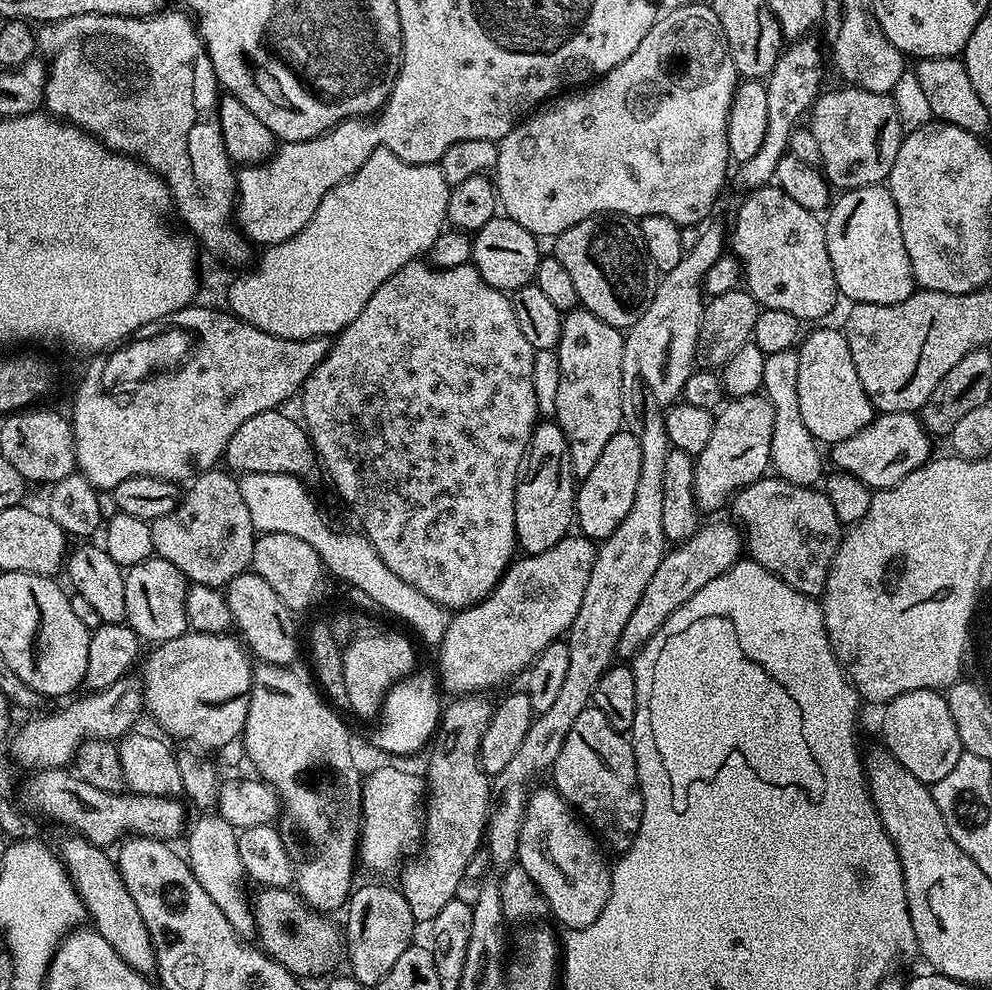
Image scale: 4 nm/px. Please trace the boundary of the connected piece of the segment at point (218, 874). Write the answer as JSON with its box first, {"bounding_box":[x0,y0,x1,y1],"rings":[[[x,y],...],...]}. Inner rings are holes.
{"bounding_box":[186,814,256,938],"rings":[[[212,814],[212,816],[198,817],[193,824],[191,821],[186,832],[187,836],[188,869],[192,871],[202,890],[210,894],[210,898],[214,900],[214,906],[218,906],[218,910],[226,914],[230,926],[234,926],[236,933],[245,938],[251,937],[256,931],[256,919],[252,917],[250,896],[244,893],[244,888],[240,885],[242,882],[245,883],[246,877],[242,858],[238,858],[237,829],[232,828],[230,822],[226,822],[219,814]]]}

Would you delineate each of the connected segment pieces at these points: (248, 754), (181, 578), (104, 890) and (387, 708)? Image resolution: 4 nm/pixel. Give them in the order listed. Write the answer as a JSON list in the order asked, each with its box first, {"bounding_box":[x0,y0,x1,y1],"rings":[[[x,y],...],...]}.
[{"bounding_box":[242,663,362,914],"rings":[[[257,663],[252,669],[252,692],[248,695],[248,713],[242,733],[244,756],[246,760],[256,767],[255,775],[275,790],[282,801],[282,815],[278,820],[278,828],[283,833],[284,849],[295,865],[294,888],[299,895],[303,896],[305,904],[309,908],[315,908],[317,912],[325,914],[335,913],[335,908],[343,909],[347,905],[353,891],[352,875],[358,869],[358,845],[360,843],[360,789],[362,787],[362,772],[356,769],[356,760],[352,757],[352,744],[348,741],[348,728],[339,711],[328,703],[327,699],[311,683],[307,684],[298,673],[292,672],[291,667],[278,664]]]},{"bounding_box":[124,554,190,642],"rings":[[[154,554],[146,562],[127,569],[124,573],[126,586],[126,623],[136,631],[141,641],[163,642],[183,636],[189,631],[186,618],[186,594],[190,581],[178,566]]]},{"bounding_box":[58,834,156,974],"rings":[[[68,834],[58,847],[60,861],[64,863],[64,868],[68,872],[68,877],[72,879],[72,885],[76,887],[76,892],[80,895],[80,900],[84,903],[84,910],[91,927],[136,972],[148,974],[156,967],[156,955],[150,934],[146,930],[146,922],[142,922],[142,914],[138,914],[138,906],[134,898],[130,898],[130,890],[122,882],[120,872],[116,868],[116,861],[111,855],[108,856],[103,847],[98,844],[91,844],[85,836]]]},{"bounding_box":[372,668,444,756],"rings":[[[422,668],[413,671],[406,679],[398,681],[384,696],[372,742],[378,749],[388,754],[394,756],[414,754],[423,745],[425,747],[439,729],[444,706],[443,703],[440,704],[438,678],[433,669],[431,671]]]}]

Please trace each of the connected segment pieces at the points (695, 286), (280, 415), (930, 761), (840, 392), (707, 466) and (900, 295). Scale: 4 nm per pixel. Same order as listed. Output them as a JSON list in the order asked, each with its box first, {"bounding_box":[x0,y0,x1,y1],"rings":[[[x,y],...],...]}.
[{"bounding_box":[486,223,726,870],"rings":[[[709,223],[704,233],[697,238],[696,241],[691,241],[690,247],[685,251],[682,262],[678,262],[678,266],[674,266],[674,270],[663,273],[659,277],[656,285],[656,293],[654,294],[654,302],[650,302],[650,307],[646,309],[646,314],[642,314],[642,318],[638,318],[638,322],[634,322],[631,328],[624,332],[624,349],[622,350],[622,414],[624,415],[623,427],[630,433],[634,434],[634,438],[638,438],[638,446],[642,446],[642,471],[638,473],[638,490],[634,490],[634,506],[630,506],[630,514],[626,514],[626,518],[622,518],[622,526],[618,526],[618,530],[614,530],[614,534],[610,534],[596,550],[596,561],[590,570],[590,582],[586,582],[586,594],[582,594],[582,606],[578,606],[578,618],[574,618],[572,627],[566,633],[566,643],[570,650],[570,666],[566,673],[560,693],[557,695],[556,700],[550,705],[550,710],[539,713],[533,719],[530,730],[526,730],[526,738],[522,742],[522,746],[518,746],[518,750],[514,753],[514,758],[510,758],[510,762],[497,776],[491,777],[492,793],[490,794],[490,810],[488,811],[488,826],[486,829],[486,852],[492,855],[492,860],[497,864],[500,870],[517,863],[516,851],[518,850],[518,842],[520,841],[520,831],[522,830],[522,822],[524,816],[528,813],[528,799],[532,797],[534,789],[537,787],[540,775],[547,773],[552,767],[552,763],[558,758],[558,754],[562,750],[562,742],[566,742],[566,734],[570,734],[570,726],[574,726],[575,720],[578,719],[578,714],[582,714],[582,710],[586,710],[592,704],[592,695],[594,694],[594,686],[598,686],[598,678],[602,678],[602,674],[606,669],[613,667],[614,661],[617,659],[616,647],[618,646],[618,638],[622,638],[622,630],[626,630],[626,622],[630,622],[630,614],[634,614],[634,606],[638,606],[638,598],[642,598],[642,590],[646,590],[647,584],[650,582],[654,570],[658,570],[658,562],[662,562],[666,551],[666,541],[664,539],[664,531],[662,530],[662,481],[666,475],[666,454],[670,451],[668,442],[668,435],[666,434],[666,418],[665,414],[673,404],[681,399],[684,391],[684,384],[690,378],[690,374],[694,371],[694,365],[697,363],[698,357],[696,354],[696,343],[698,342],[698,330],[702,322],[702,314],[704,313],[704,306],[706,303],[706,293],[704,291],[704,279],[706,278],[706,270],[710,270],[710,266],[714,266],[714,262],[718,262],[720,256],[725,255],[726,252],[726,228],[720,224]]]},{"bounding_box":[222,410,318,478],"rings":[[[273,410],[259,412],[254,414],[254,418],[242,422],[242,426],[234,430],[234,438],[230,438],[222,460],[236,474],[281,472],[289,478],[300,478],[303,472],[311,470],[312,463],[315,465],[318,457],[303,423],[299,419],[291,420],[284,410]]]},{"bounding_box":[880,689,962,786],"rings":[[[937,689],[910,690],[906,694],[898,694],[898,698],[883,705],[882,712],[884,721],[880,724],[880,732],[884,735],[883,747],[888,755],[906,766],[914,778],[933,786],[957,765],[962,751],[958,729],[954,727],[954,718],[950,718],[947,699]]]},{"bounding_box":[798,326,874,446],"rings":[[[824,326],[813,327],[816,329],[798,344],[798,401],[807,430],[821,445],[831,446],[858,434],[874,418],[874,409],[862,382],[858,382],[843,331],[820,327]]]},{"bounding_box":[695,394,774,513],"rings":[[[763,394],[729,399],[715,413],[714,434],[706,450],[695,457],[696,502],[705,513],[732,500],[733,495],[763,477],[771,465],[771,438],[774,436],[774,406]]]},{"bounding_box":[824,184,914,304],"rings":[[[875,184],[849,188],[837,196],[827,209],[824,233],[839,295],[858,304],[893,304],[910,298],[914,291],[910,254],[902,242],[898,206],[891,192],[884,184]]]}]

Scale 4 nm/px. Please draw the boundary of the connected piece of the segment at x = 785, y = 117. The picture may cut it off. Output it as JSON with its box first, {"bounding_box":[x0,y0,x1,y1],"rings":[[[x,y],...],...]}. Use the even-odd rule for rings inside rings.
{"bounding_box":[734,38,826,194],"rings":[[[801,38],[791,41],[781,51],[779,58],[776,60],[774,70],[766,77],[766,138],[762,138],[762,146],[758,148],[754,158],[746,158],[734,172],[734,180],[736,176],[736,184],[741,188],[741,193],[747,194],[753,192],[756,188],[769,187],[775,181],[776,171],[778,170],[778,162],[789,151],[788,139],[791,132],[805,119],[806,113],[815,104],[817,96],[820,95],[824,84],[824,56],[826,60],[826,52],[820,49],[820,44],[813,38]]]}

